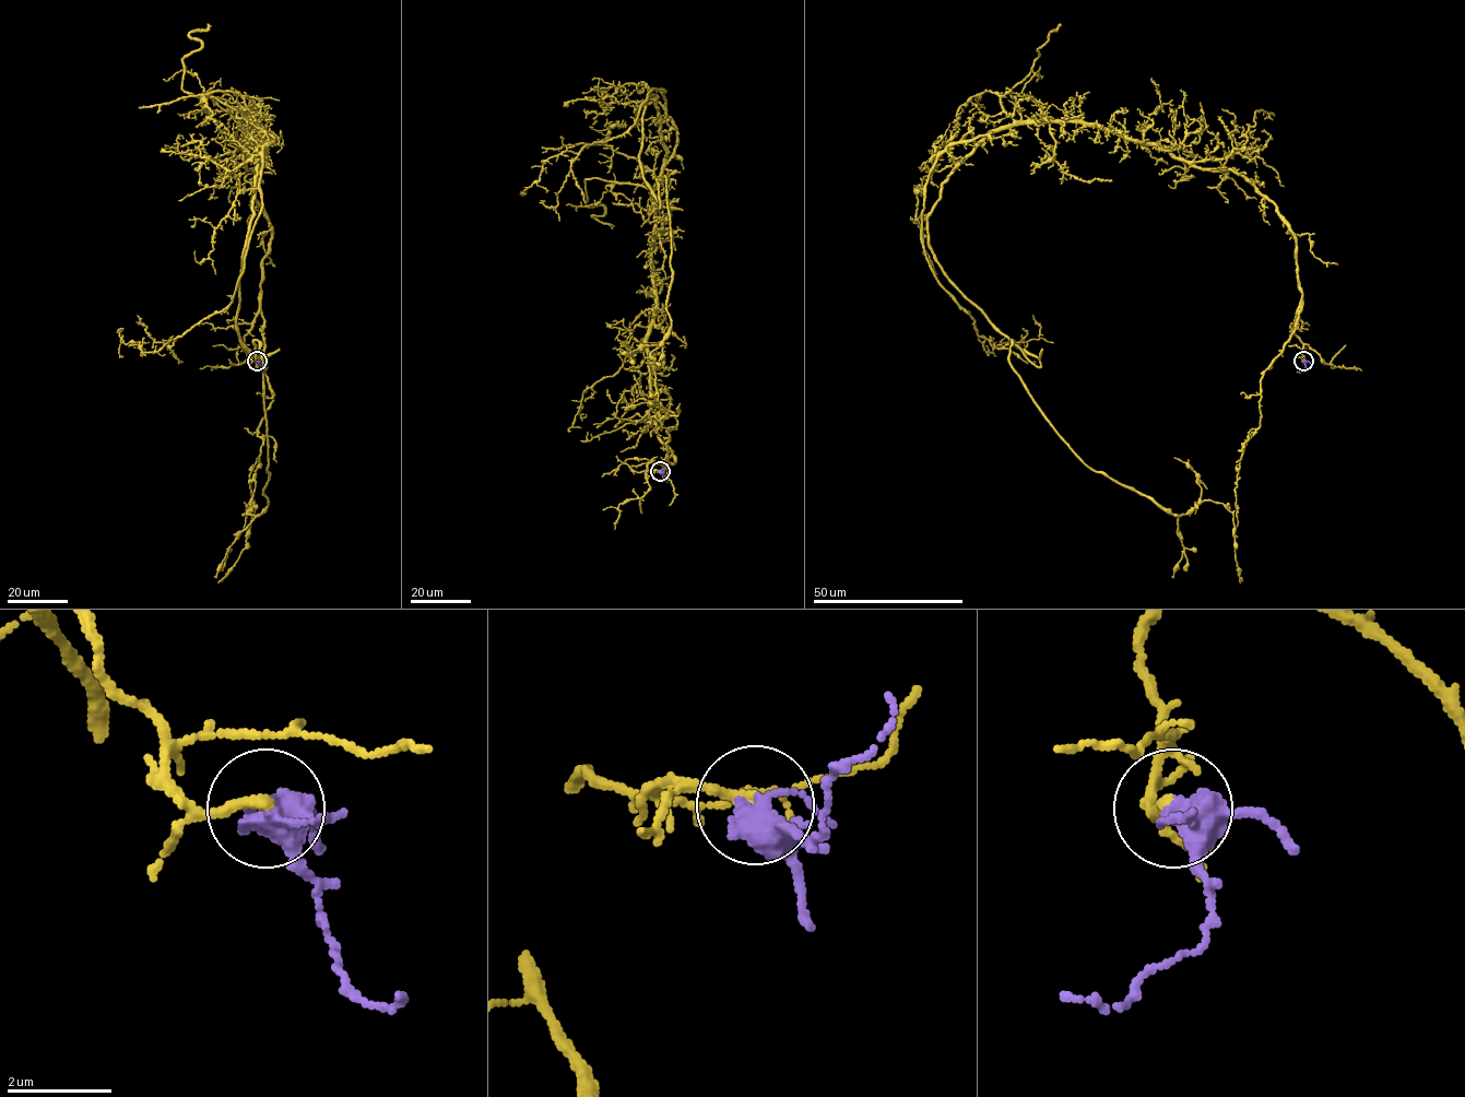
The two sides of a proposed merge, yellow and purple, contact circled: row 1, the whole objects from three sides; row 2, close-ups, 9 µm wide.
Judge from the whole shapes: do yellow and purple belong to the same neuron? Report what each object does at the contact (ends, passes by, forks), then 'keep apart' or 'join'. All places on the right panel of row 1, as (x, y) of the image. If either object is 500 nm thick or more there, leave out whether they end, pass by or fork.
yellow ends | purple forks | join

